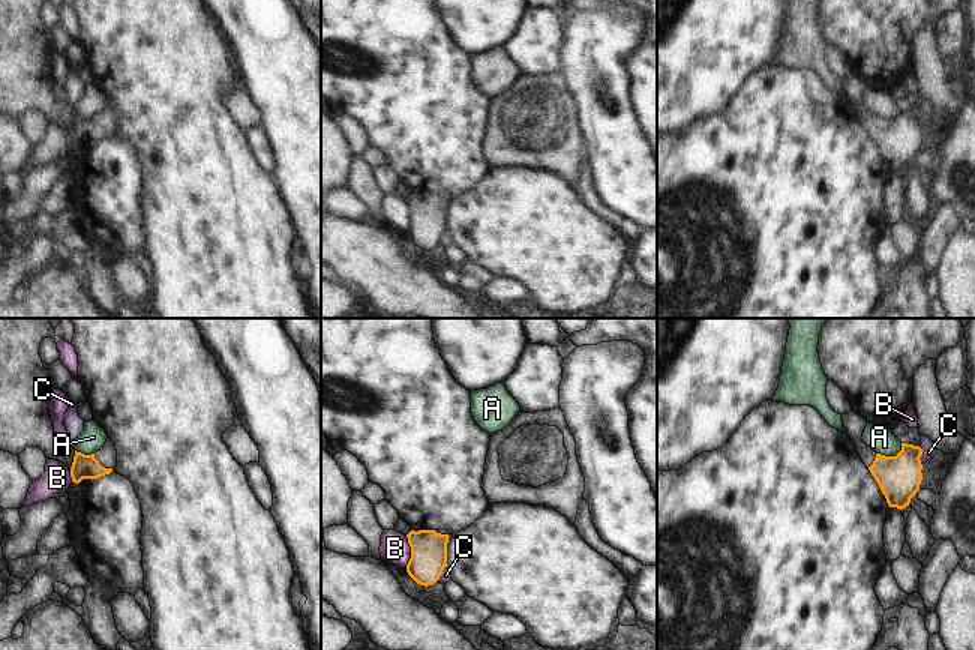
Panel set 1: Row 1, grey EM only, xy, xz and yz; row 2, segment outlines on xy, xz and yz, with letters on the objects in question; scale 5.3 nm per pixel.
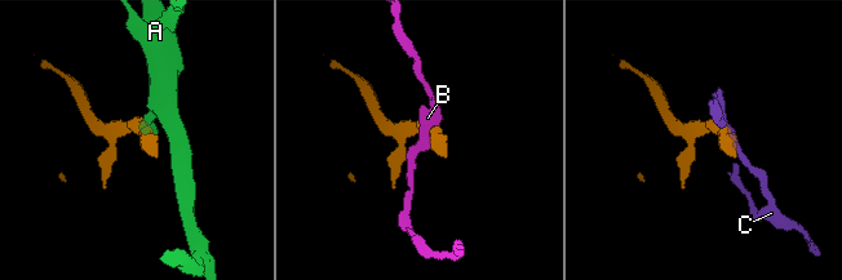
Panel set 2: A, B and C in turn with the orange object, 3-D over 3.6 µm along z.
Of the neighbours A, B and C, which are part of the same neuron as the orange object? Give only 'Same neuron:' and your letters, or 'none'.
Same neuron: none

